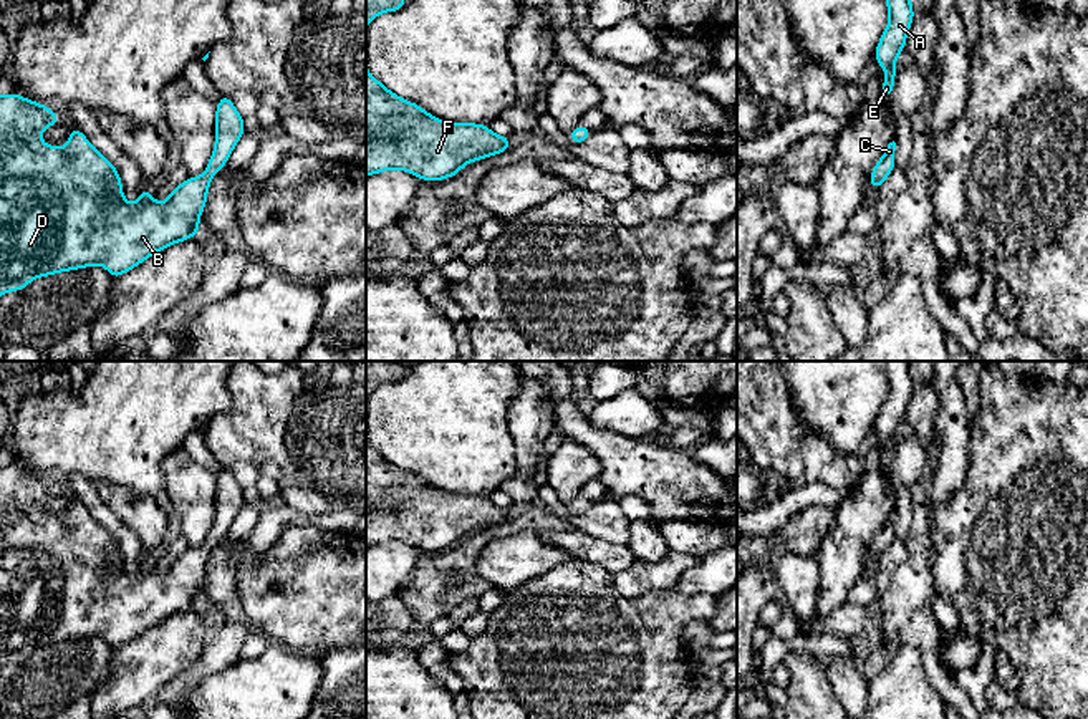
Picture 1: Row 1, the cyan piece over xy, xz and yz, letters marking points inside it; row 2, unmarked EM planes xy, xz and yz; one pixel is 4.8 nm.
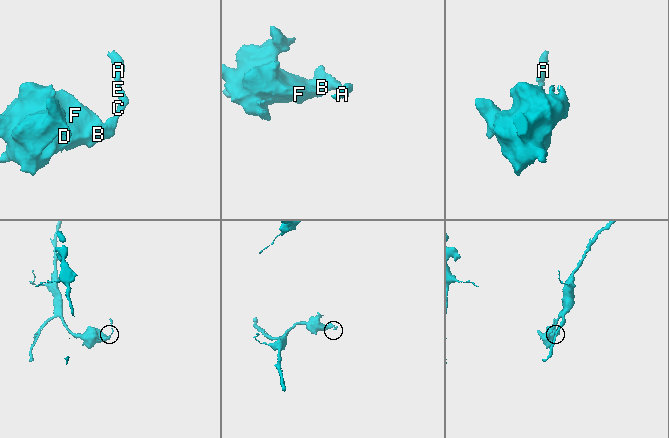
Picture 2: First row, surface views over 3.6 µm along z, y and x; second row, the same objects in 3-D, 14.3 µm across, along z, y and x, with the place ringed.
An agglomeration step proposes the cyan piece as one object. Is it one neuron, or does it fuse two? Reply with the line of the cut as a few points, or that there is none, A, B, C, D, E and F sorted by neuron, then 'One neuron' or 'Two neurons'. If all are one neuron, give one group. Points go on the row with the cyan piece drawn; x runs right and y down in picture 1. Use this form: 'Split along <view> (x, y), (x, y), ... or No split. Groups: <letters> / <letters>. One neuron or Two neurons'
No split. Groups: A B C D E F. One neuron

